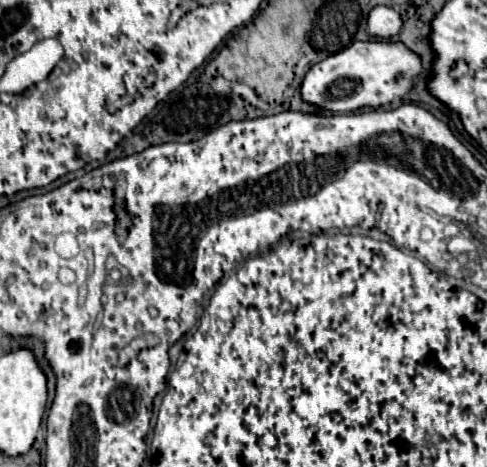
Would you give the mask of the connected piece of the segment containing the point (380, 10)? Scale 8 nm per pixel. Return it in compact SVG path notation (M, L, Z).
M375 6L369 14L369 34L375 38L397 36L403 26L401 14L391 6Z

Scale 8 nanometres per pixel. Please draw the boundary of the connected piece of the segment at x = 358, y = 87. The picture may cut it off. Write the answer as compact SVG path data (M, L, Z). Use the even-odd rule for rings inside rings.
M367 40L353 42L349 48L317 62L305 76L301 96L321 110L353 112L365 104L391 104L413 90L417 76L423 72L421 56L403 42Z

